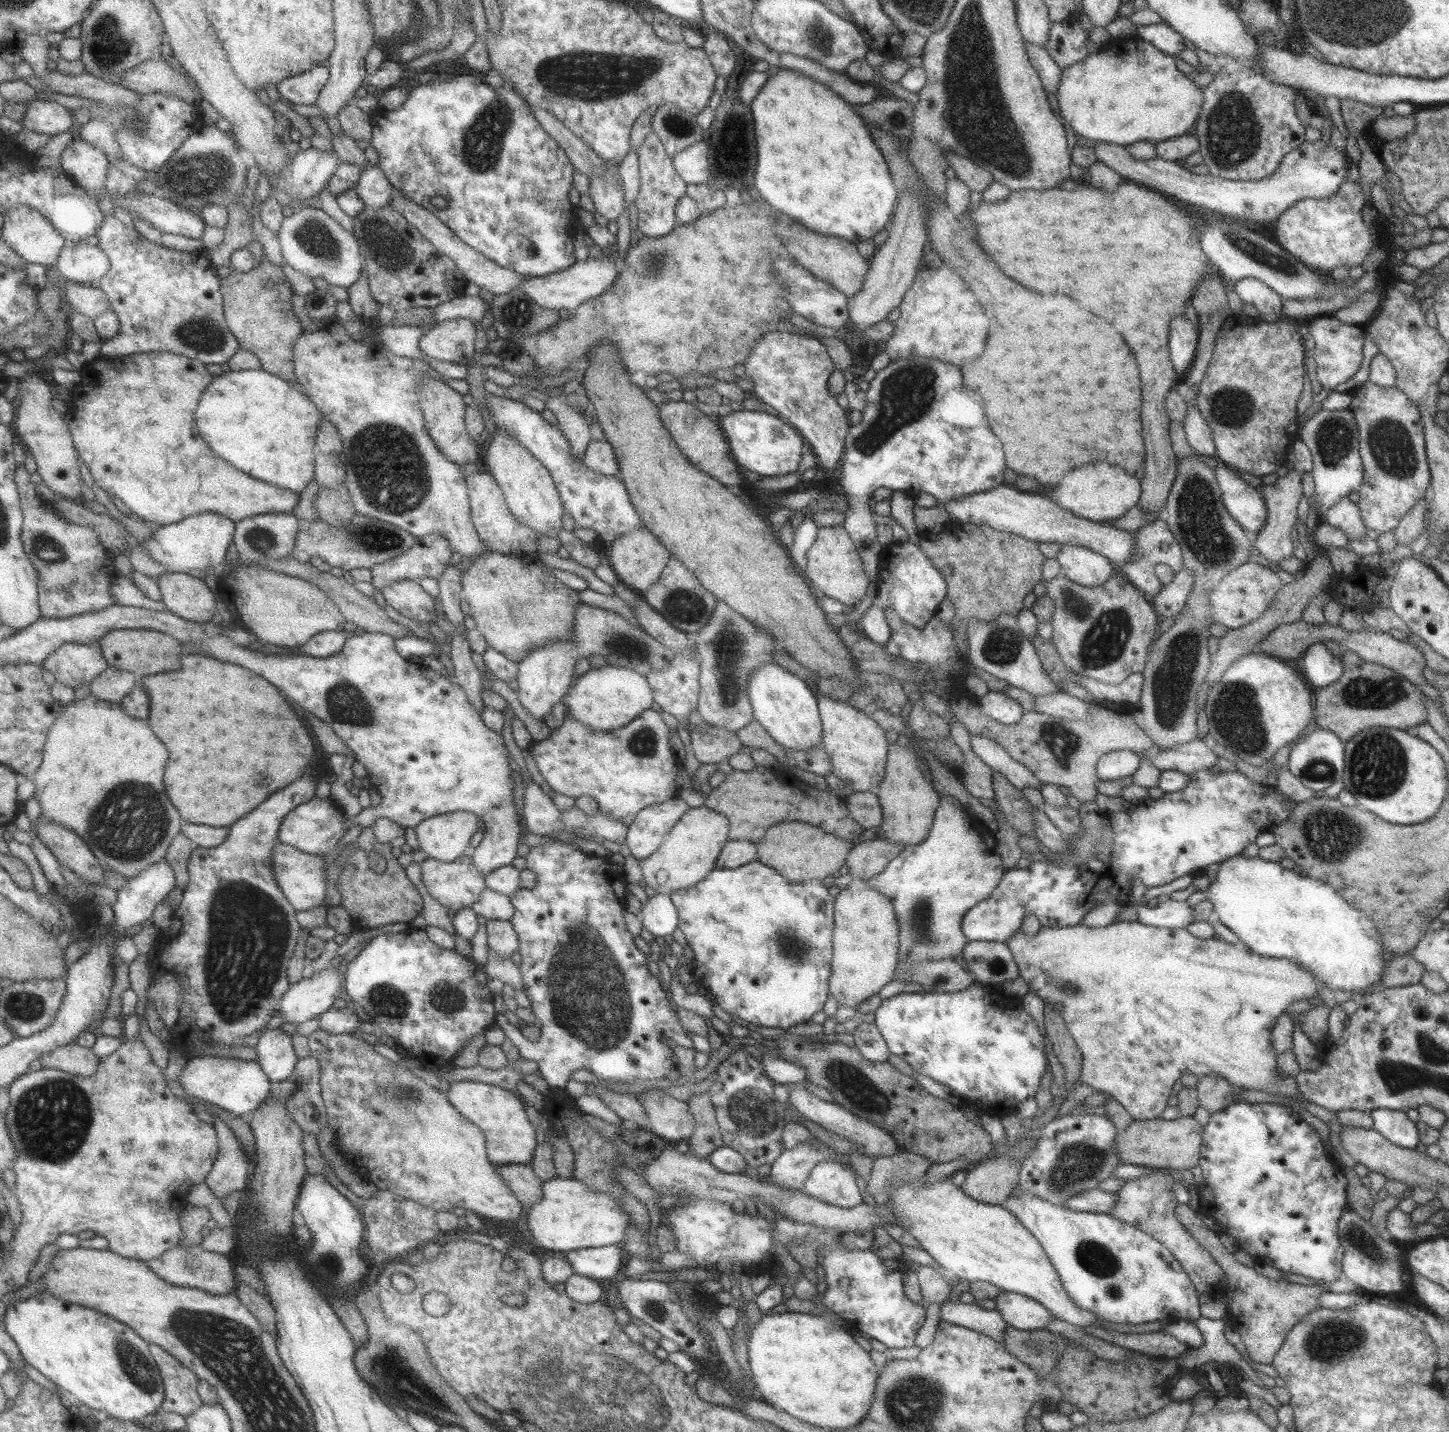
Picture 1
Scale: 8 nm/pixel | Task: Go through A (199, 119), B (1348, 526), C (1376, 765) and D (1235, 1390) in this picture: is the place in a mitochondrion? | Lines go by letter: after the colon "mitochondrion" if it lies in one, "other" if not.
A: other
B: other
C: mitochondrion
D: other

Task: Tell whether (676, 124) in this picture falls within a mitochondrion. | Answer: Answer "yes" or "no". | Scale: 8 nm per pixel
yes

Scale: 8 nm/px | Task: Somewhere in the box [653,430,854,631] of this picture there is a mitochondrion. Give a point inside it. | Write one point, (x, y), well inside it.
(685, 606)

